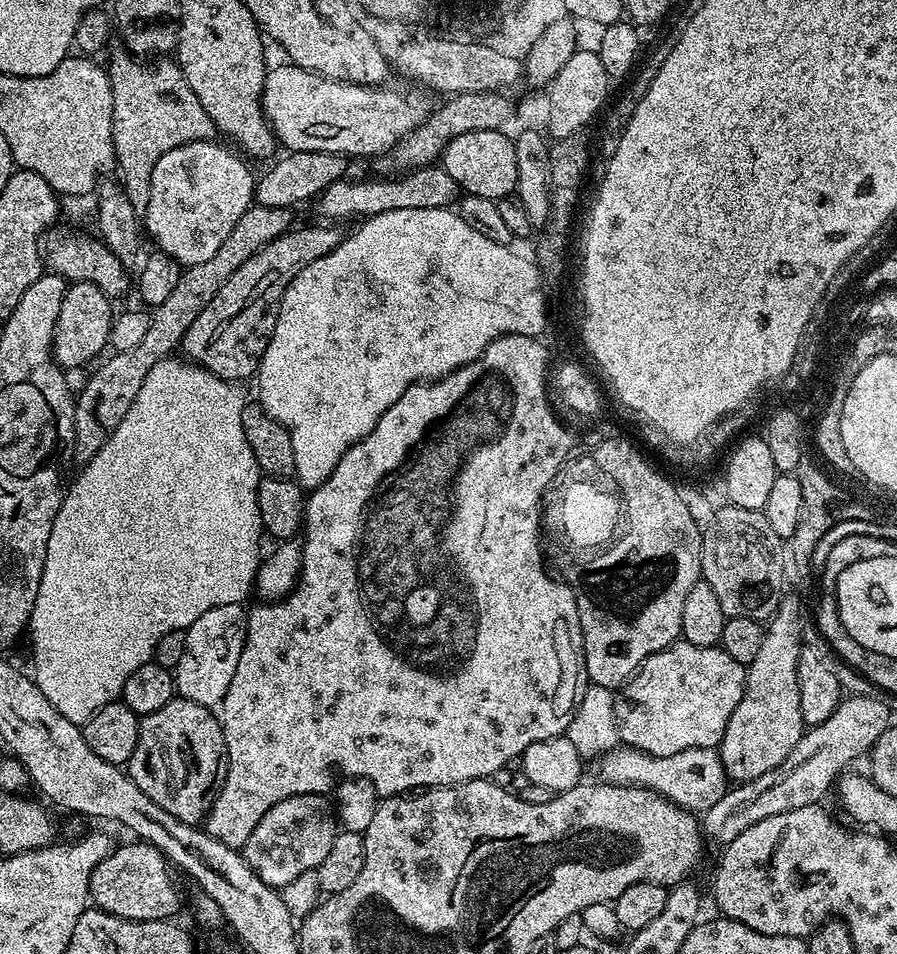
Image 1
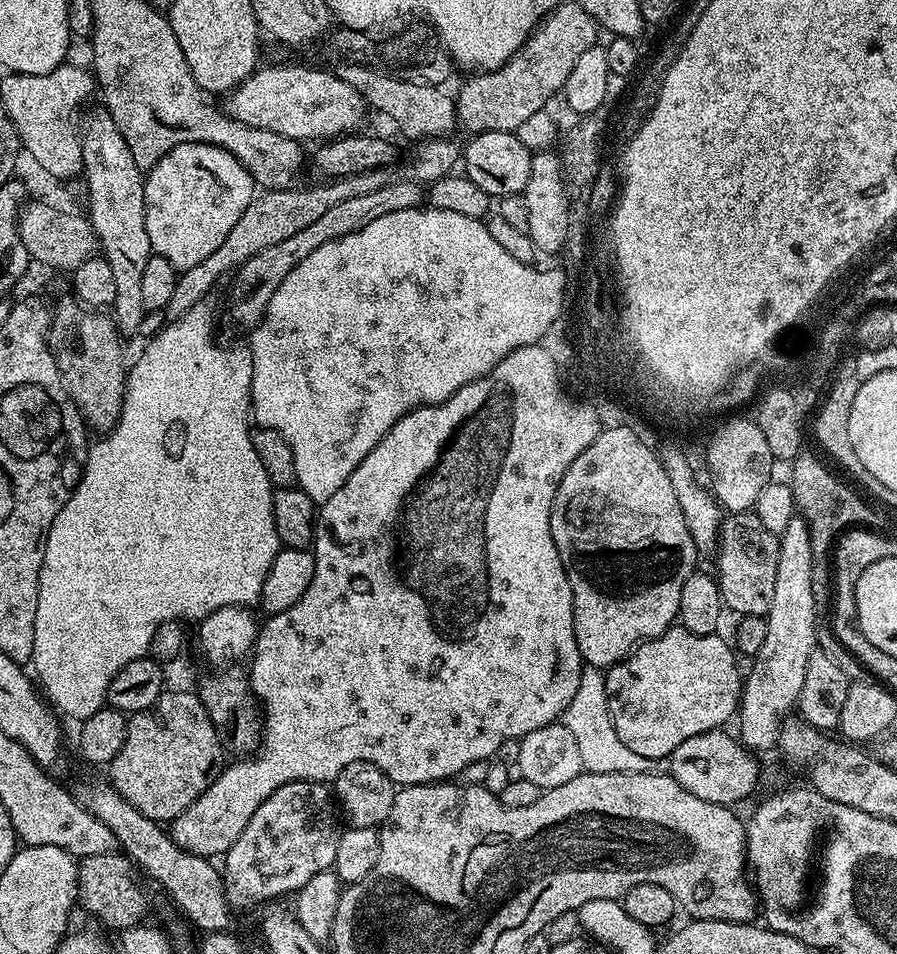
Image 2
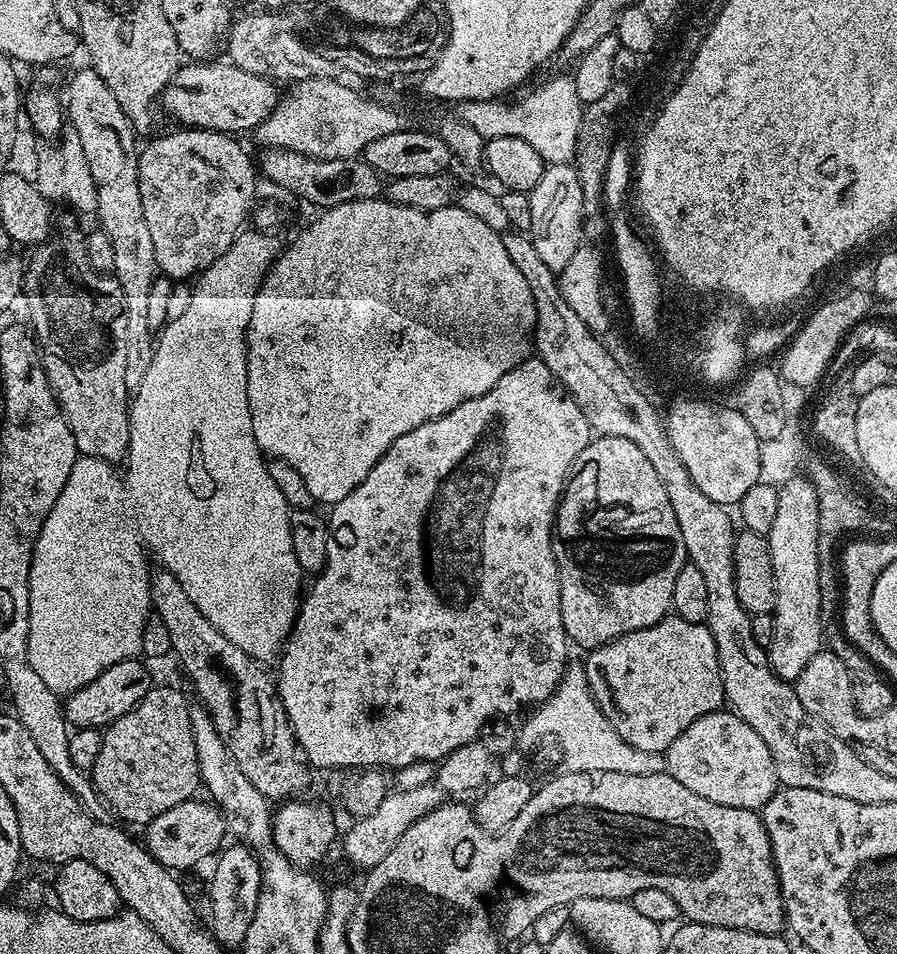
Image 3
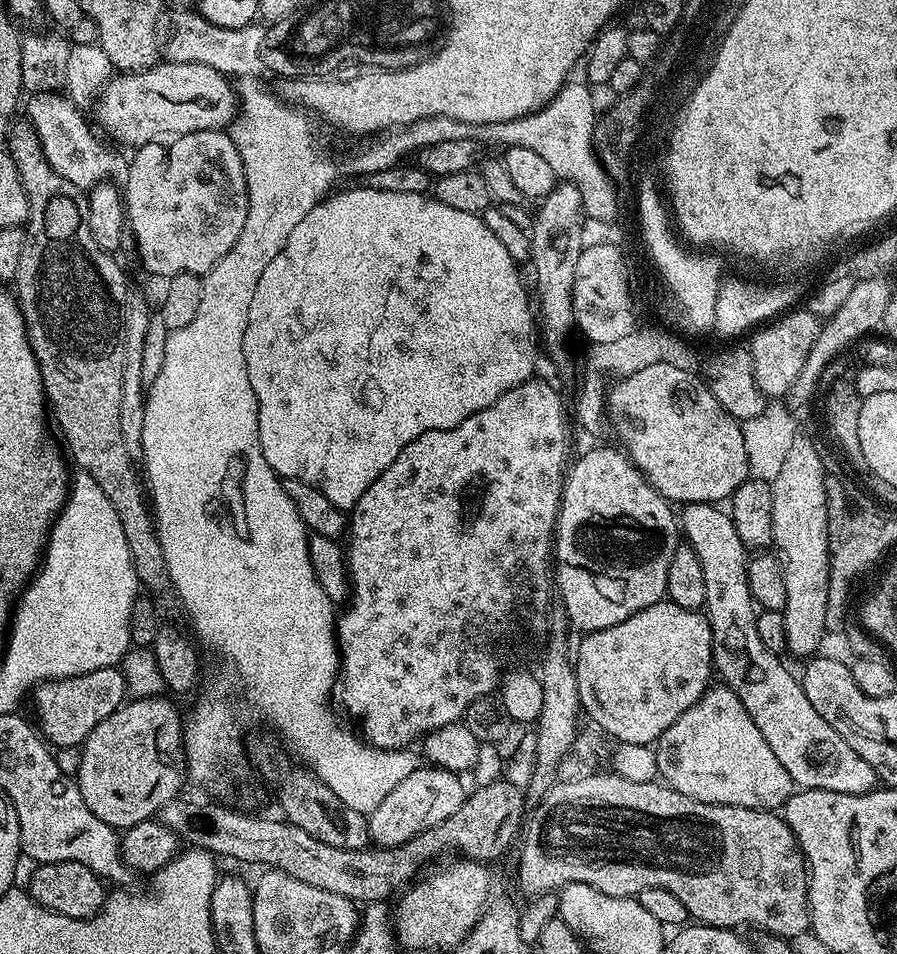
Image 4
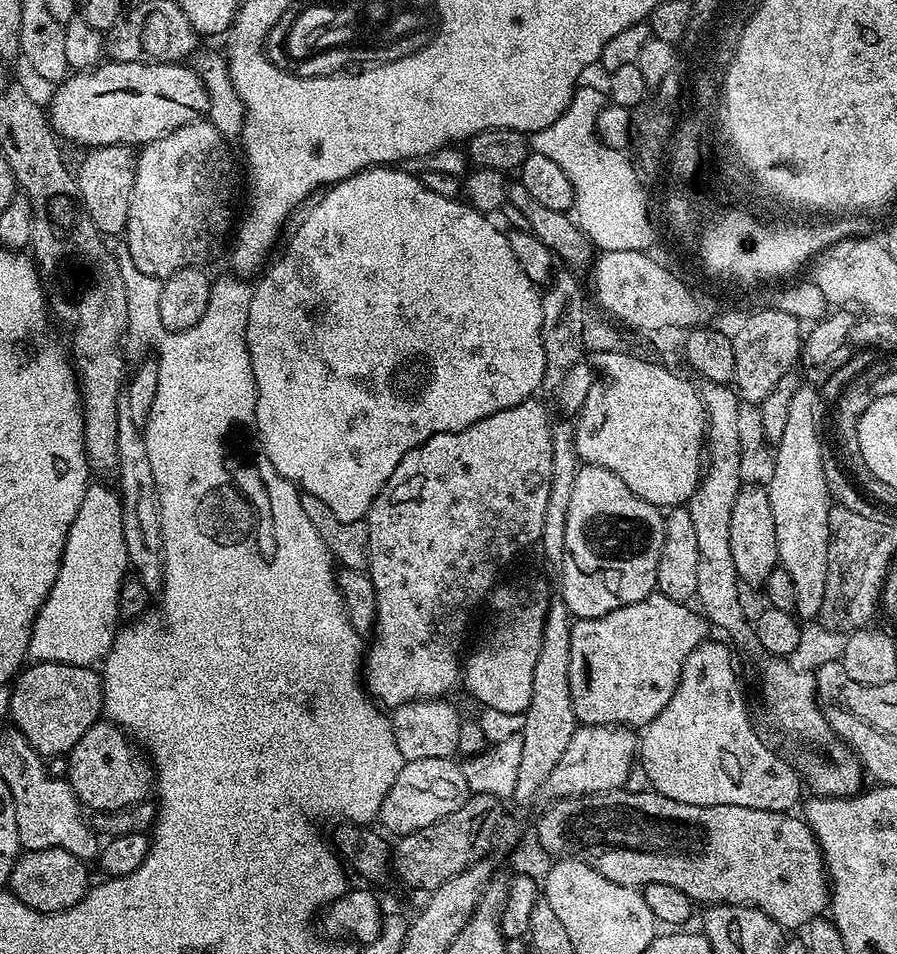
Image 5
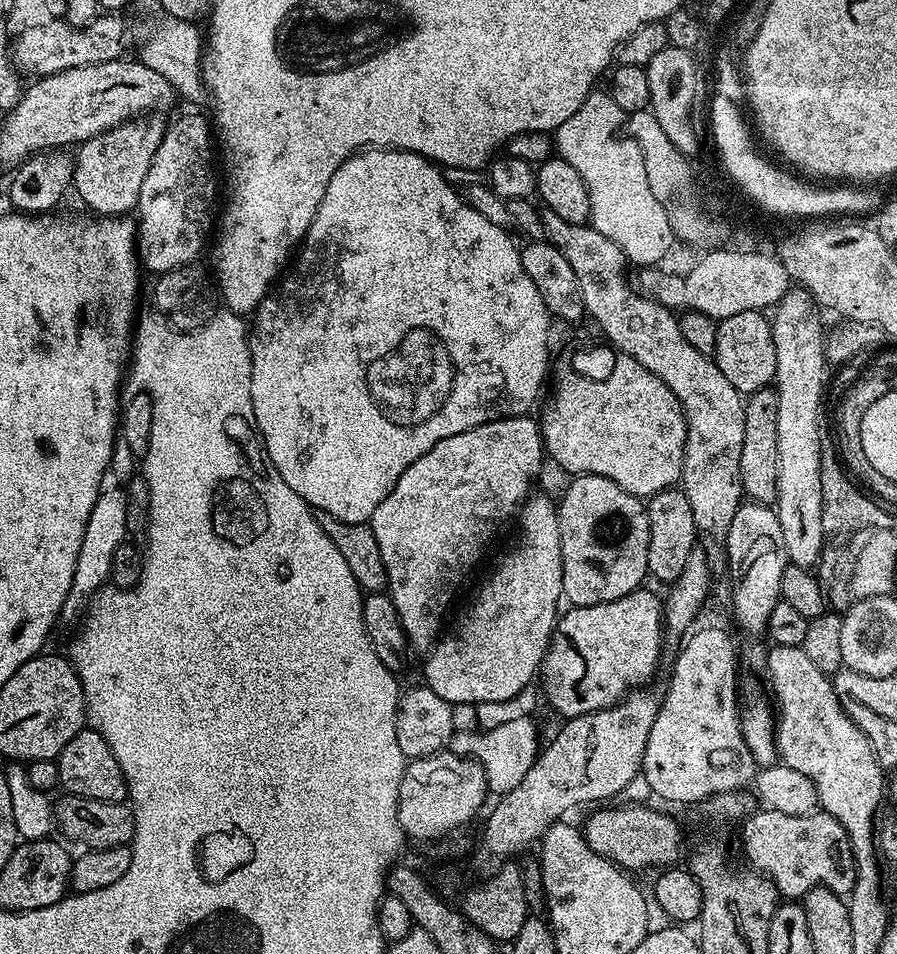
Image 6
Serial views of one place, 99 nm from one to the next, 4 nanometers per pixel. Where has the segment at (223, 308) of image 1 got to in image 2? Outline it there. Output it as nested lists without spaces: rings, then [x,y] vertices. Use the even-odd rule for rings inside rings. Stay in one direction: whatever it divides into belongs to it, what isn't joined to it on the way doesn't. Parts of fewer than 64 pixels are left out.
[[[397,178],[386,186],[373,190],[370,194],[361,194],[359,198],[350,198],[346,202],[336,203],[329,212],[321,214],[316,221],[310,222],[310,226],[298,230],[298,234],[254,254],[245,264],[239,266],[235,273],[236,281],[232,284],[232,293],[228,296],[229,318],[234,323],[241,324],[245,330],[251,329],[259,324],[264,316],[270,298],[274,298],[274,290],[278,290],[278,286],[282,286],[282,278],[286,278],[286,274],[290,274],[290,270],[294,270],[294,266],[298,266],[298,262],[302,262],[302,258],[314,254],[314,250],[318,250],[318,246],[362,230],[362,226],[370,226],[370,222],[374,222],[374,218],[382,218],[386,214],[394,214],[398,210],[421,207],[425,200],[425,185],[417,184],[415,180]]]

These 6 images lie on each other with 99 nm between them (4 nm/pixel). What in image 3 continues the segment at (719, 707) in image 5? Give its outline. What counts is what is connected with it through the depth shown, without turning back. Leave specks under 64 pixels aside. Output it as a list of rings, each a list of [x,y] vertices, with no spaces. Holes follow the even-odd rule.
[[[721,710],[711,712],[705,716],[700,716],[674,742],[667,750],[669,776],[673,776],[686,790],[694,790],[702,798],[710,798],[710,802],[718,802],[722,806],[734,806],[735,808],[751,808],[753,810],[763,810],[766,802],[781,787],[780,779],[776,773],[776,763],[766,750],[766,742],[758,738],[758,730],[754,730],[740,716],[732,710]]]

